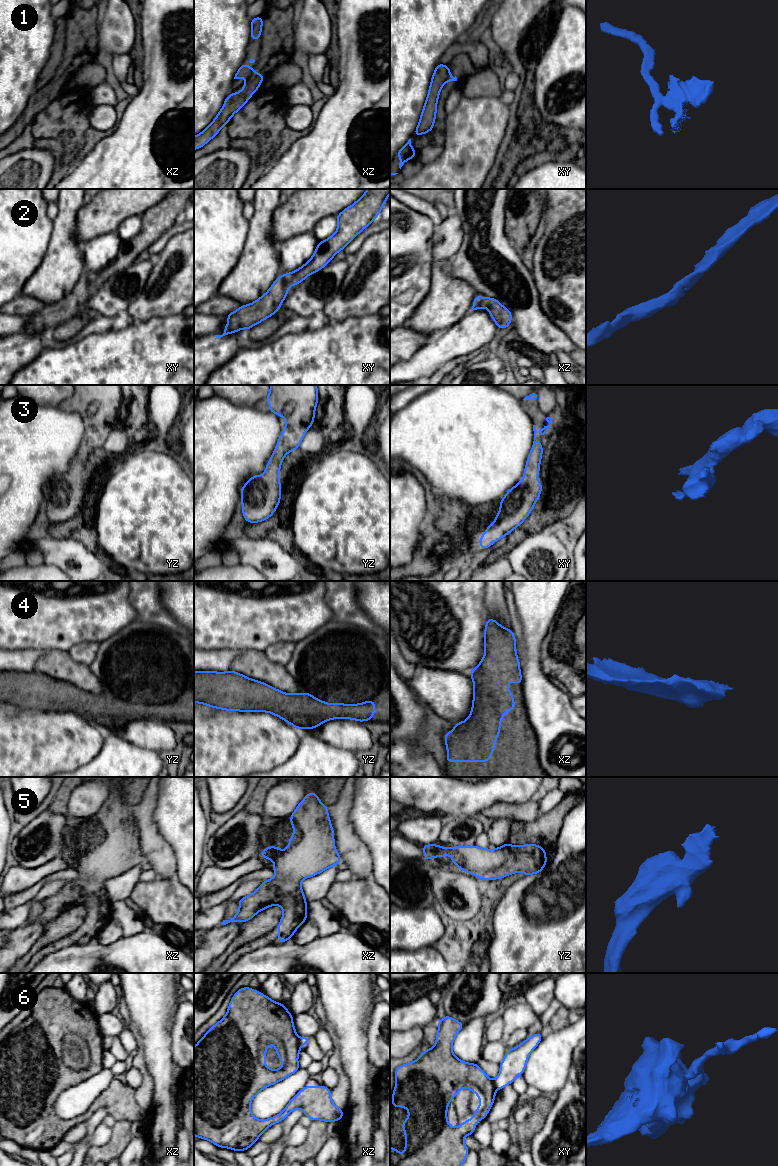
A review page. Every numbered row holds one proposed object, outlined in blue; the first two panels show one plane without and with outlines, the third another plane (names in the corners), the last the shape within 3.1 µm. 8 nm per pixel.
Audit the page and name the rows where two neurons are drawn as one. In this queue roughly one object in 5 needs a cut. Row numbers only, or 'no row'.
1, 6

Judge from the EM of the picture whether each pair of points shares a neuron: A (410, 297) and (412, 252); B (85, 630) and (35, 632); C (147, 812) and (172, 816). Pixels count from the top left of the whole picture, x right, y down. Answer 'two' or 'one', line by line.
A: one
B: one
C: two

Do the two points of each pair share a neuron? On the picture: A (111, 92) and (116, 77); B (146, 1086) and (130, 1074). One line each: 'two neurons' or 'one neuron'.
A: two neurons
B: two neurons

